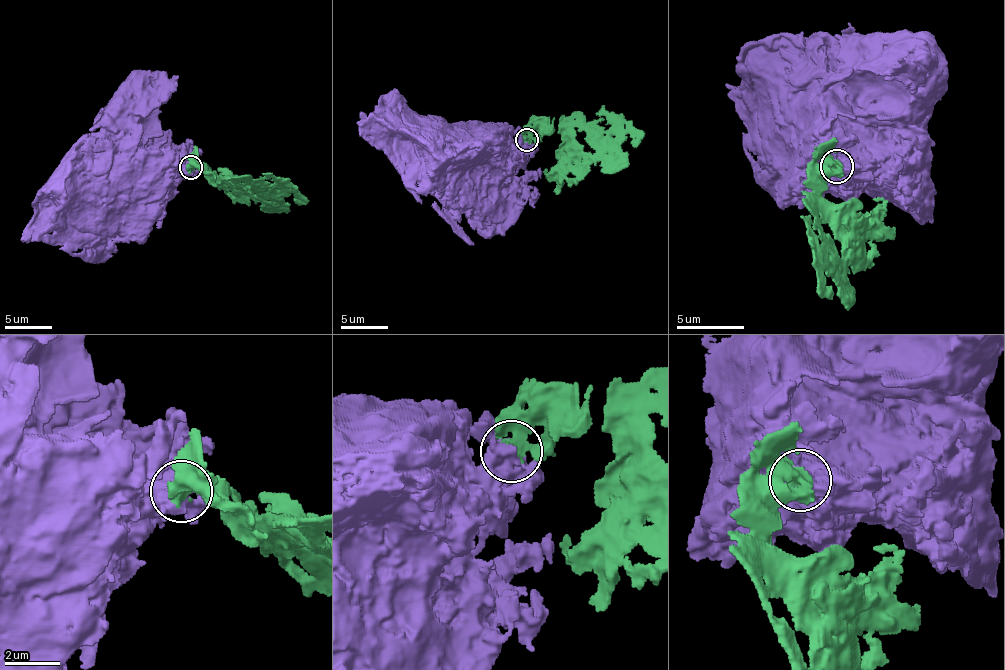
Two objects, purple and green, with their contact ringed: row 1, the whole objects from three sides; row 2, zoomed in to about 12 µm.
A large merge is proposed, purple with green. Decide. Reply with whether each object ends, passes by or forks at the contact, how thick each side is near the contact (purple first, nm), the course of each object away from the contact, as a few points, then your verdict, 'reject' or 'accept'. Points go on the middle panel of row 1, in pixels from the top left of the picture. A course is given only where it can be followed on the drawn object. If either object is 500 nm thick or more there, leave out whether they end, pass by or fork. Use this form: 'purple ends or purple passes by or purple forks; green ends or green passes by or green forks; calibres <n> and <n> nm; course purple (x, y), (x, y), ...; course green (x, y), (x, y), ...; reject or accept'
calibres 850 and 400 nm; course purple (525, 140), (500, 144), (486, 156), (453, 173), (457, 163); course green (527, 139), (553, 125), (598, 126), (630, 135), (635, 147); accept

